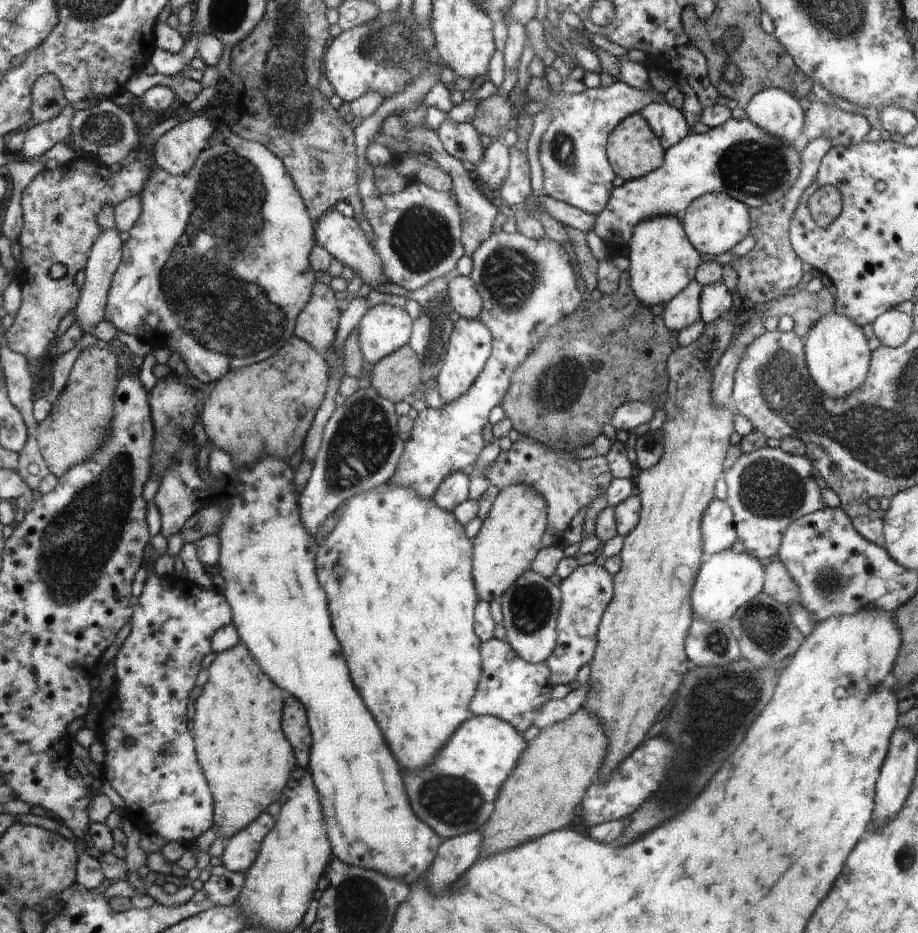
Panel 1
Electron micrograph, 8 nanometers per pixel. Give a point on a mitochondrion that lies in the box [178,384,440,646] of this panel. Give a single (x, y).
(364, 439)

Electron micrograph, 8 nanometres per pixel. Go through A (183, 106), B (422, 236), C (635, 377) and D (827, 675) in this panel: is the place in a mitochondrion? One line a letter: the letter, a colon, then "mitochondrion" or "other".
A: other
B: mitochondrion
C: other
D: other

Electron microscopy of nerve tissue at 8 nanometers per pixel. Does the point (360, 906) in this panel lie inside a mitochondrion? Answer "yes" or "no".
yes

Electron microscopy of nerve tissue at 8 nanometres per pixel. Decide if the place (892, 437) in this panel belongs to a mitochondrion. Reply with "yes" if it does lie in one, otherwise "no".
yes

